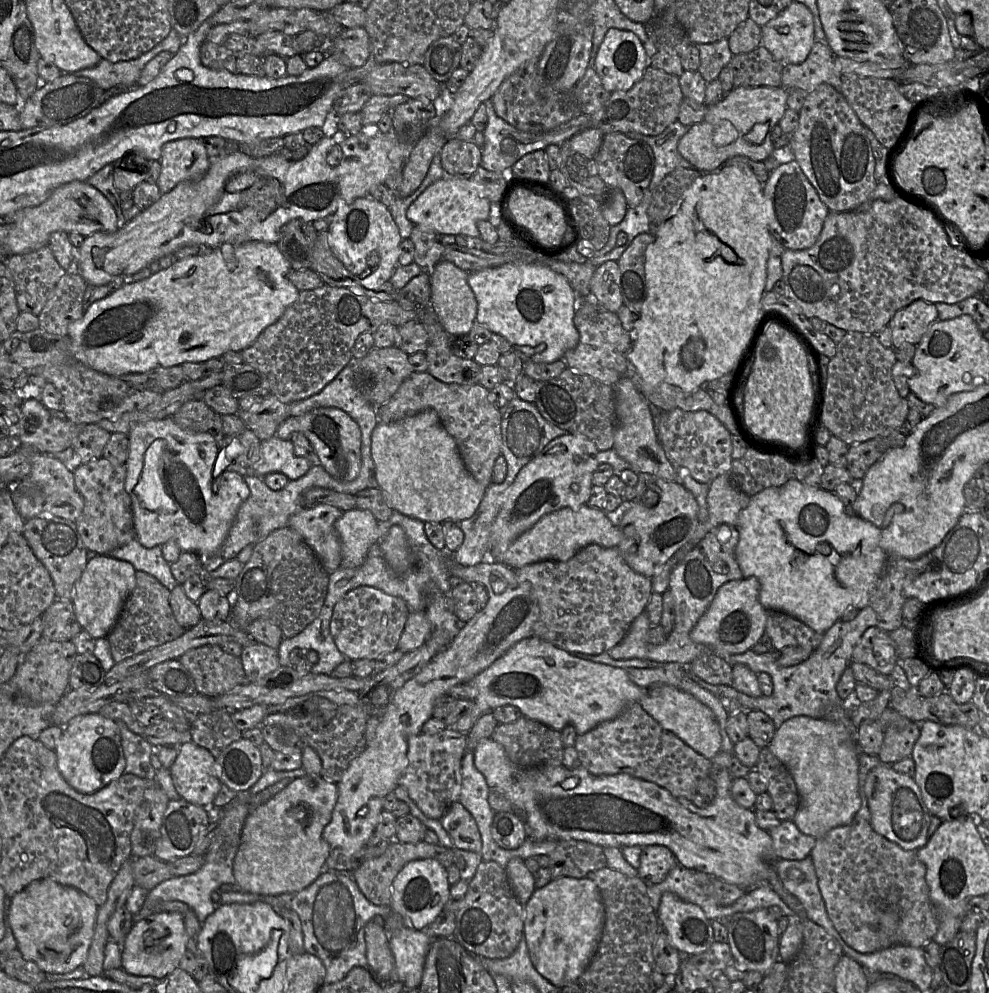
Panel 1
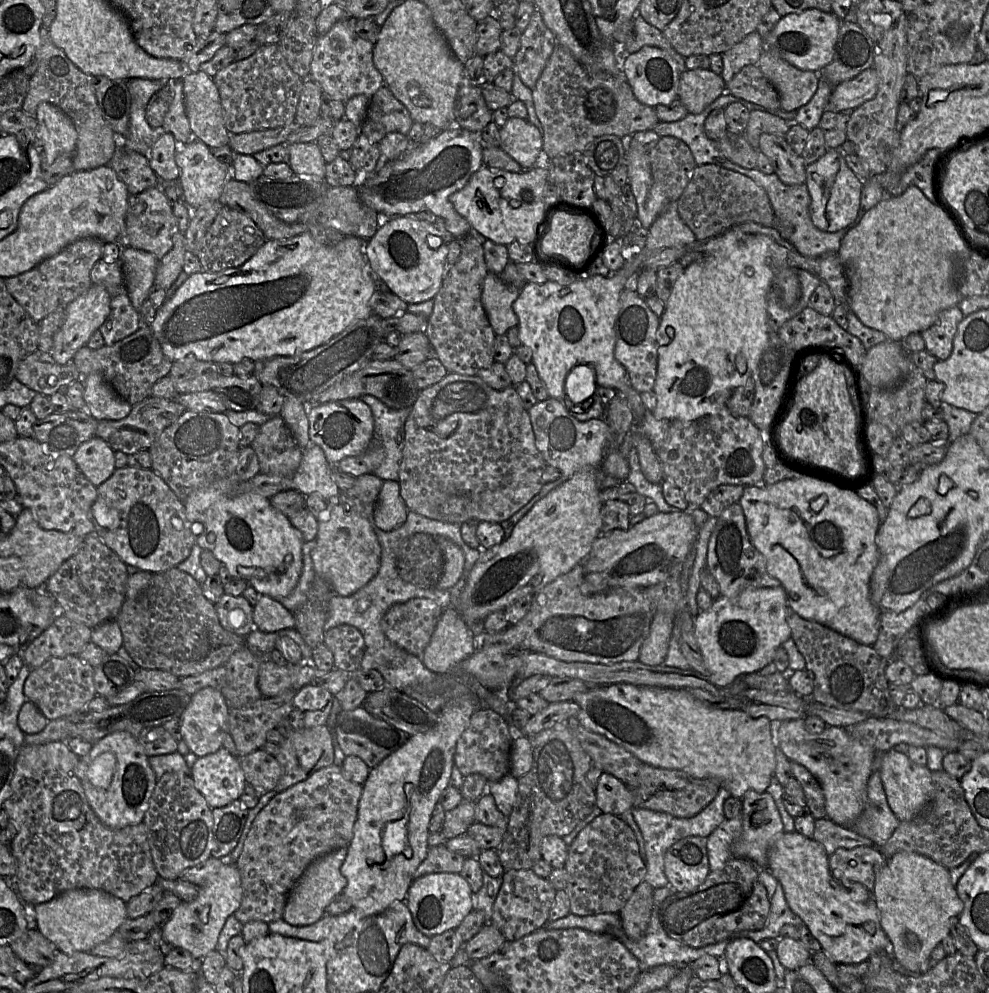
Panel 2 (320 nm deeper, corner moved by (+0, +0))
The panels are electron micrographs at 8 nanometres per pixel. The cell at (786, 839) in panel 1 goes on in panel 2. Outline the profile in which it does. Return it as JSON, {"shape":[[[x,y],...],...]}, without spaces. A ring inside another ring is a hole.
{"shape":[[[876,847],[839,848],[829,855],[829,867],[837,879],[860,883],[872,891],[876,875],[887,858]]]}

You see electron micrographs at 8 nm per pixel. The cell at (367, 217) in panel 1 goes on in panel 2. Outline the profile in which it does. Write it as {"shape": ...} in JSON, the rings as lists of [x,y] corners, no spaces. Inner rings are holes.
{"shape":[[[395,216],[366,241],[364,253],[376,279],[400,299],[408,304],[416,304],[434,300],[439,292],[445,277],[447,243],[454,239],[445,230],[442,219],[430,224],[409,216]],[[430,236],[439,236],[445,243],[438,248],[432,248],[428,243]]]}

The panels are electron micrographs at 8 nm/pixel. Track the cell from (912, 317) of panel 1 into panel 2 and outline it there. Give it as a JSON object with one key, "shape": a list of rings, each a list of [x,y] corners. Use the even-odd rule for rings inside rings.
{"shape":[[[958,306],[951,307],[940,313],[935,323],[921,332],[925,341],[925,350],[938,360],[946,360],[953,350],[953,341],[958,325],[964,318]]]}

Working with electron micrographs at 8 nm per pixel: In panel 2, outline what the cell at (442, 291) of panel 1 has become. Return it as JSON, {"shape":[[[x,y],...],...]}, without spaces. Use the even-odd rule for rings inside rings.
{"shape":[[[489,272],[483,282],[481,302],[489,323],[496,335],[505,334],[512,327],[517,327],[518,318],[513,310],[513,303],[517,299],[520,290],[504,283],[499,275]]]}

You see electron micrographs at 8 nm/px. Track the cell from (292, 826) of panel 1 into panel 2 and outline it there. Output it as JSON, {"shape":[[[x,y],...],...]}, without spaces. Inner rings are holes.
{"shape":[[[343,847],[321,856],[307,867],[289,893],[283,921],[294,926],[306,926],[317,922],[325,915],[327,906],[343,893],[347,885],[347,879],[340,871],[346,856],[347,848]]]}

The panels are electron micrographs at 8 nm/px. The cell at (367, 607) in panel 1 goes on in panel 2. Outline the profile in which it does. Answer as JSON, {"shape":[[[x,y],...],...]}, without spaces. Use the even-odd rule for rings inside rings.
{"shape":[[[413,598],[393,605],[382,619],[386,637],[411,655],[422,655],[428,646],[441,608],[429,598]]]}

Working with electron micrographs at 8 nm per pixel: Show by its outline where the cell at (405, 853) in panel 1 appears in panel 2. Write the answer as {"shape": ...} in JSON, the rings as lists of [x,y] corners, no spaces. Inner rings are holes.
{"shape":[[[445,845],[430,847],[426,858],[415,871],[414,878],[418,879],[433,873],[459,873],[463,869],[465,857],[450,851]]]}

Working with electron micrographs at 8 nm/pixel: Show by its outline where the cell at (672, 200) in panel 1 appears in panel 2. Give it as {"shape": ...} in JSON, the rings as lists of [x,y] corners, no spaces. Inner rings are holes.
{"shape":[[[715,164],[699,165],[694,169],[676,205],[679,216],[692,230],[697,243],[747,222],[775,226],[775,216],[766,192],[751,178]]]}

